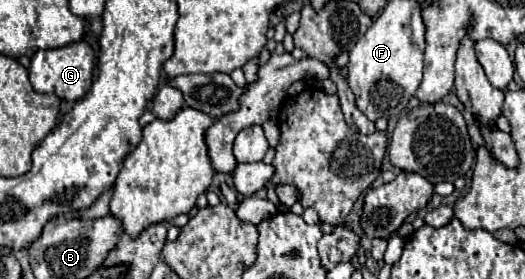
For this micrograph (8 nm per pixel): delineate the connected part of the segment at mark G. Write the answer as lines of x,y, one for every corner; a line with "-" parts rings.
78,40
60,48
50,48
50,50
38,50
32,56
32,66
30,66
30,82
36,92
40,94
56,94
58,98
64,100
80,100
86,96
86,92
92,86
92,74
96,66
96,56
94,50
90,48
88,42

